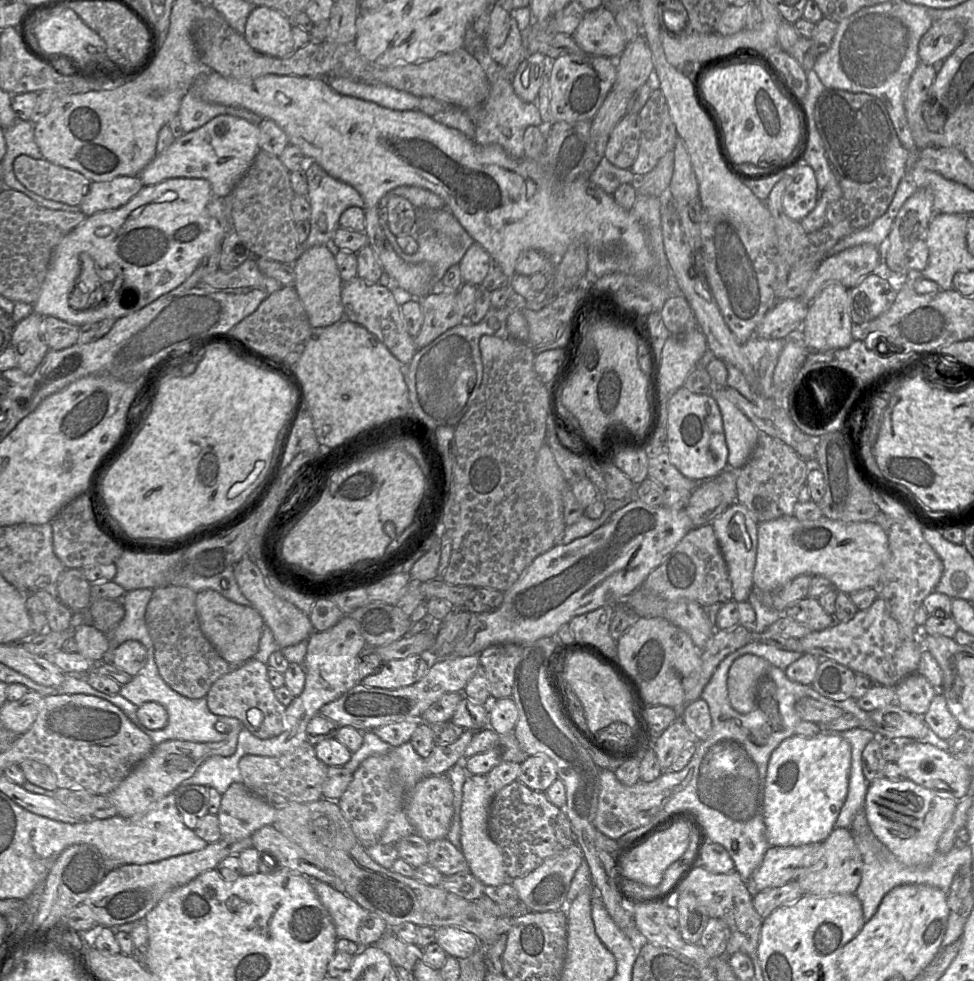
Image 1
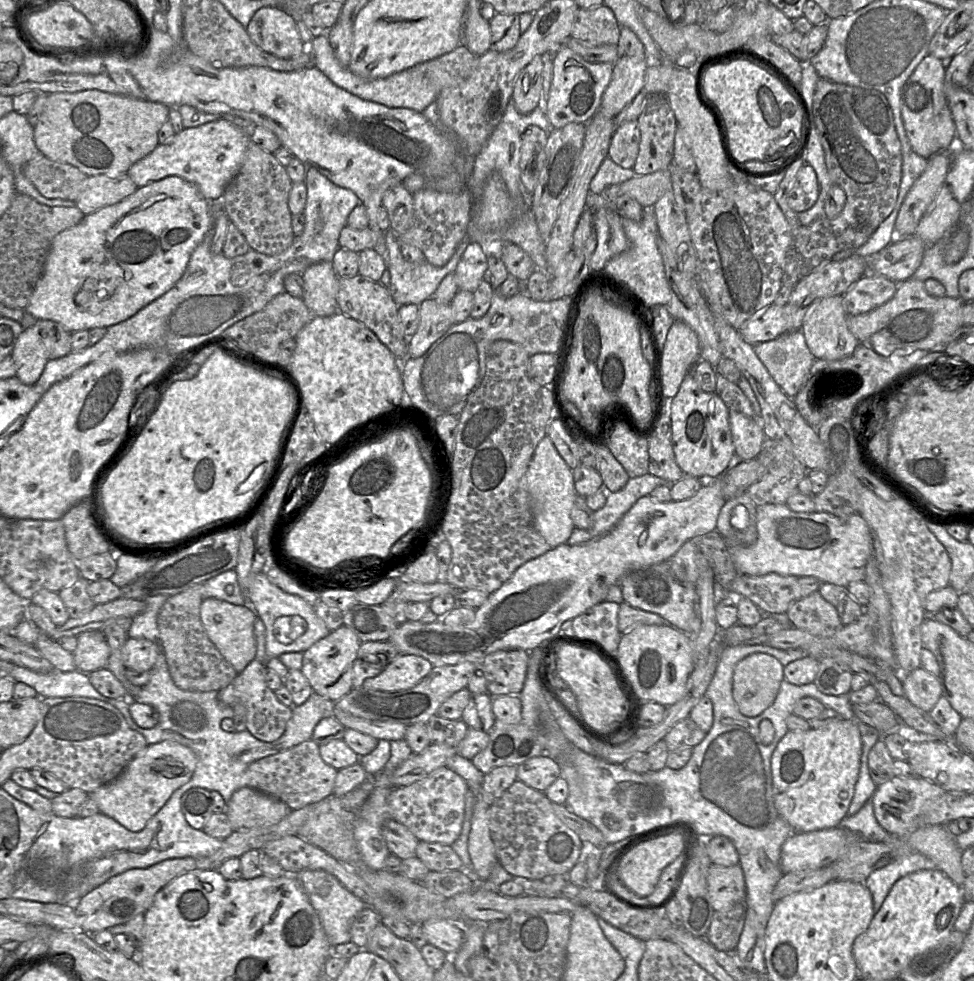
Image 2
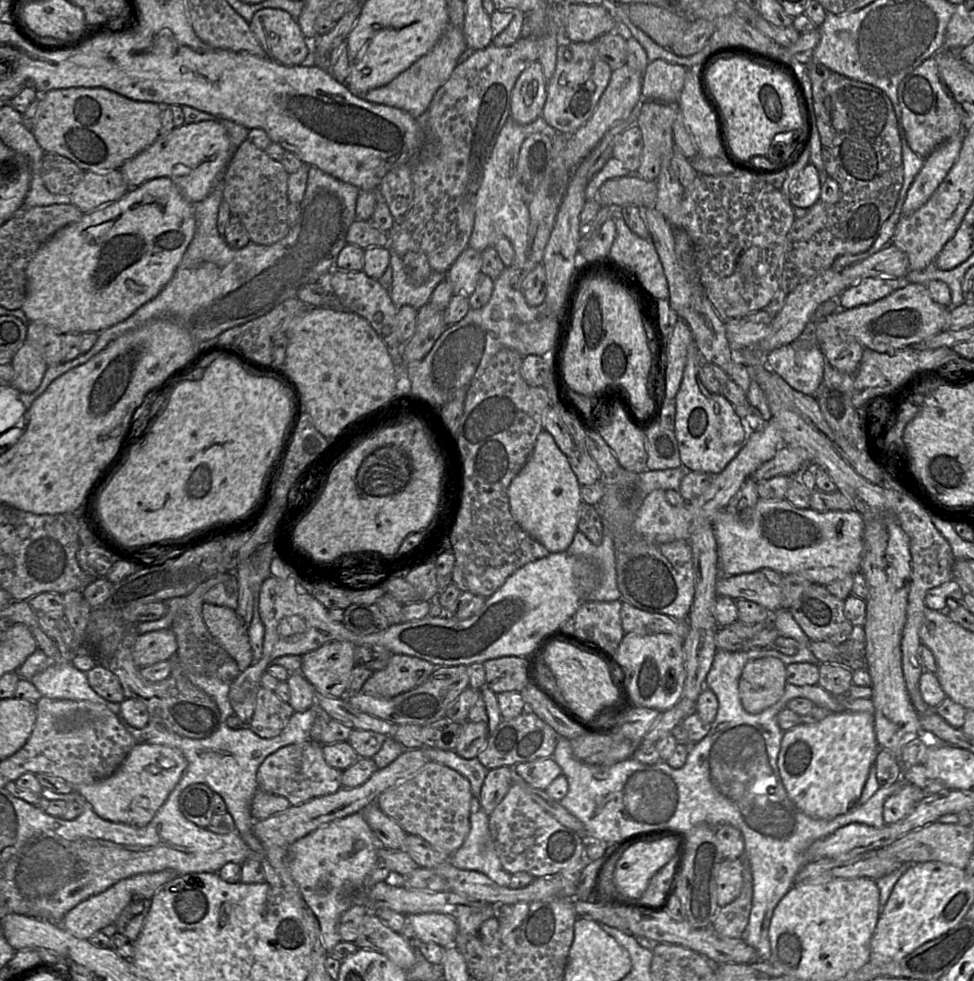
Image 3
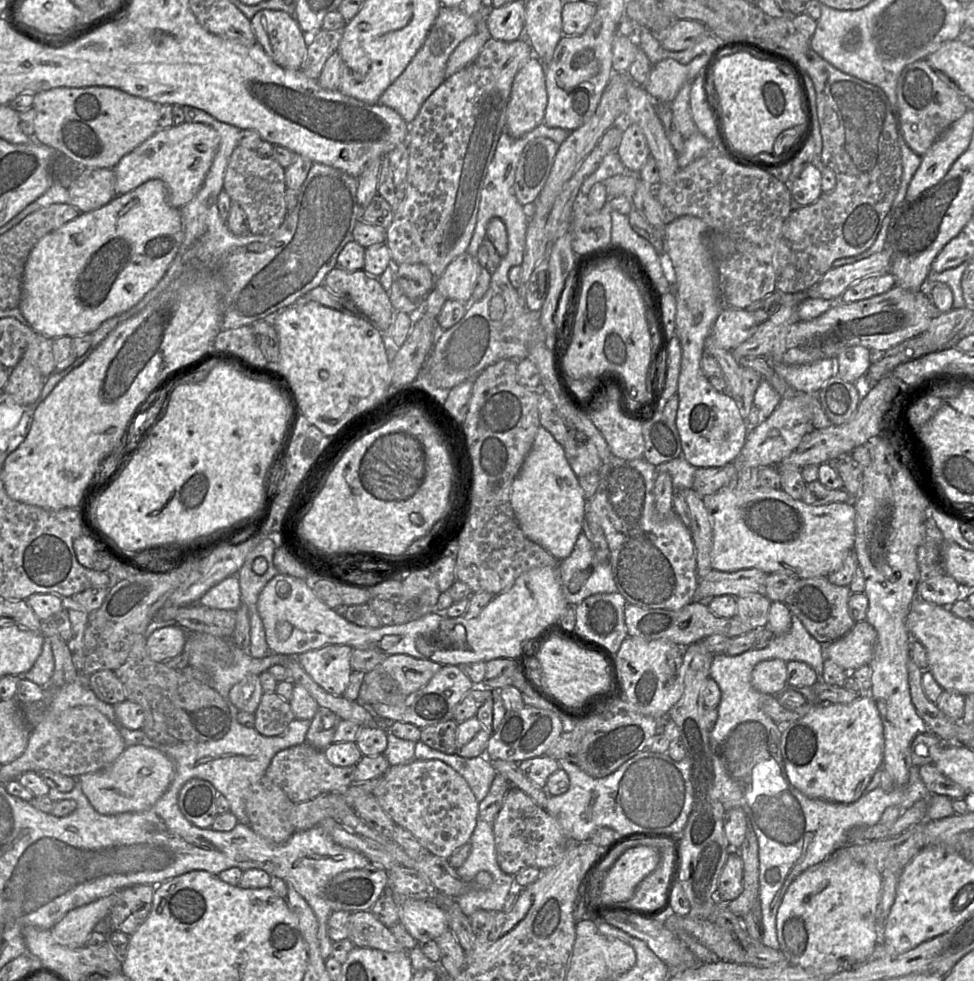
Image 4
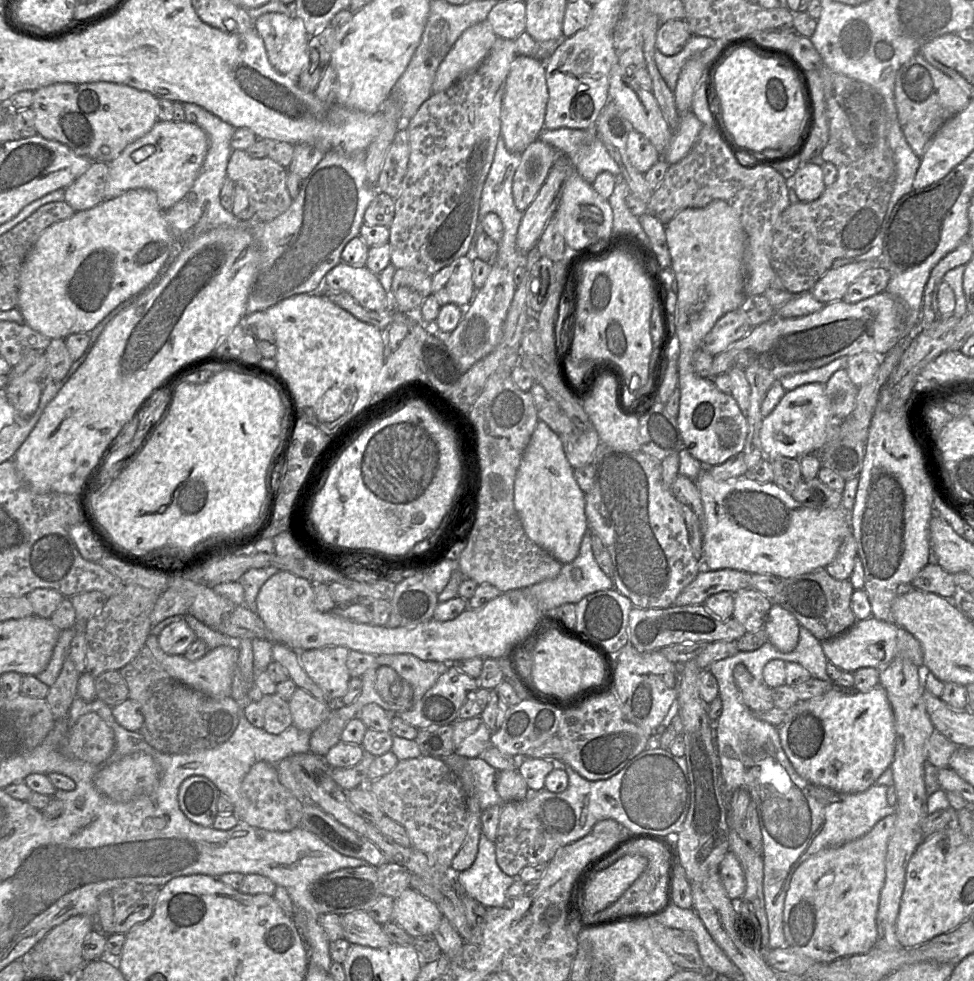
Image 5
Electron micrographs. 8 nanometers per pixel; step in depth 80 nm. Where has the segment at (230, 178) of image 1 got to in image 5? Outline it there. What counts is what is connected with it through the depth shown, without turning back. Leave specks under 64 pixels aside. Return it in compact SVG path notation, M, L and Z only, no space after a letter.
M157 121L143 137L129 144L109 165L109 177L104 198L112 199L133 189L155 192L160 208L165 212L181 200L193 186L204 163L209 141L196 124L185 121Z

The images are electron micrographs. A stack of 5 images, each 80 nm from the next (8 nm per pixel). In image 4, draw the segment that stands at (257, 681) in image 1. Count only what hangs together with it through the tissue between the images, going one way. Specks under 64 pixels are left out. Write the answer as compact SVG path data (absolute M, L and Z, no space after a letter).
M263 692L254 714L254 729L268 737L282 734L294 719L289 702L276 692Z

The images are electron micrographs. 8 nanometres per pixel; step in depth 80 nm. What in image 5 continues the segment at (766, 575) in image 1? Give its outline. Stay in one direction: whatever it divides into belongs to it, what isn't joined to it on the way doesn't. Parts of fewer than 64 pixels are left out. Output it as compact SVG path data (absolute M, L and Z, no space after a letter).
M708 469L702 471L696 481L704 508L703 522L703 566L707 570L733 569L750 574L771 574L781 579L792 578L810 573L818 568L825 568L837 556L840 546L846 536L851 533L851 513L843 507L815 510L808 508L796 501L791 494L777 485L775 482L759 483L749 475L743 475L727 481L716 481Z

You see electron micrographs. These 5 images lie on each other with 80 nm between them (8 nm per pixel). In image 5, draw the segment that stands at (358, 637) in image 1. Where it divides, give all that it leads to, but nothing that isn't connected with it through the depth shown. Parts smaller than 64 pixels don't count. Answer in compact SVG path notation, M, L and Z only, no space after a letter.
M343 646L298 651L305 672L334 701L340 701L348 689L351 677L346 660L349 651Z

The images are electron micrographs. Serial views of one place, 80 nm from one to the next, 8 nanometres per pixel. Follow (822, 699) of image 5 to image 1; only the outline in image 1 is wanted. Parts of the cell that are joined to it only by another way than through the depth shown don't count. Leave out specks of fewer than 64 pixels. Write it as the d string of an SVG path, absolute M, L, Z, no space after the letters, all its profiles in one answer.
M839 733L785 739L772 752L765 779L764 823L770 846L796 847L825 841L846 801L850 770L851 745Z

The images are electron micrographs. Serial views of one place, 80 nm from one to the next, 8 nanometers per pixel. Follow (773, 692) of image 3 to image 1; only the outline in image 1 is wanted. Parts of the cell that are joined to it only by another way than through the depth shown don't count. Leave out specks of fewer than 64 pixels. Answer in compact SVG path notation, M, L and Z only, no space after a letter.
M746 654L739 657L729 669L727 687L731 706L740 714L747 714L757 708L757 688L761 679L768 676L772 664L765 658Z

